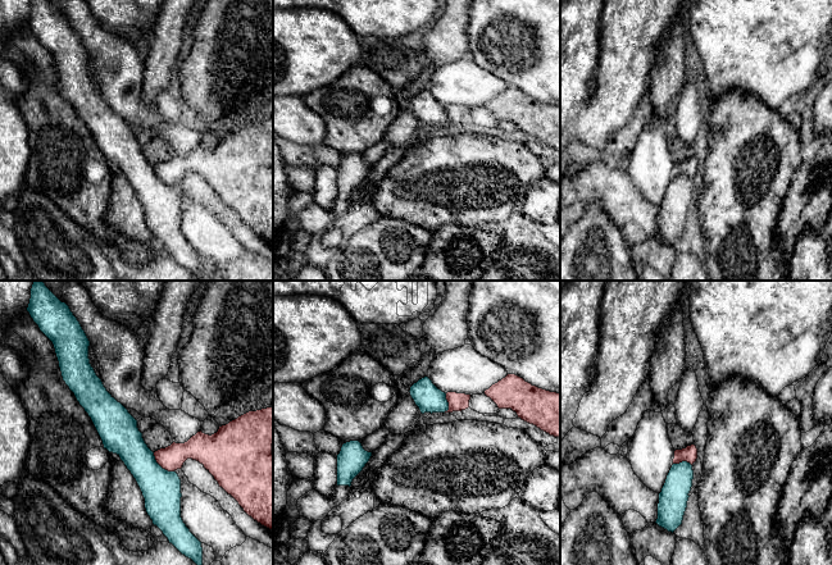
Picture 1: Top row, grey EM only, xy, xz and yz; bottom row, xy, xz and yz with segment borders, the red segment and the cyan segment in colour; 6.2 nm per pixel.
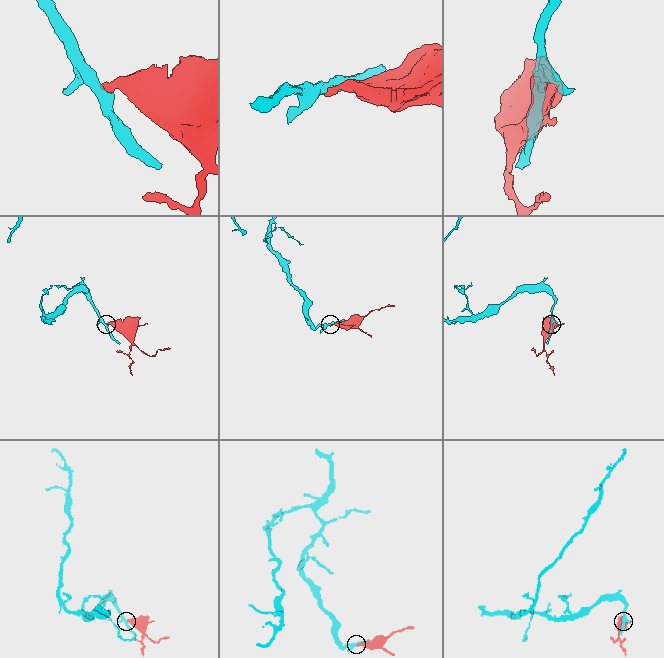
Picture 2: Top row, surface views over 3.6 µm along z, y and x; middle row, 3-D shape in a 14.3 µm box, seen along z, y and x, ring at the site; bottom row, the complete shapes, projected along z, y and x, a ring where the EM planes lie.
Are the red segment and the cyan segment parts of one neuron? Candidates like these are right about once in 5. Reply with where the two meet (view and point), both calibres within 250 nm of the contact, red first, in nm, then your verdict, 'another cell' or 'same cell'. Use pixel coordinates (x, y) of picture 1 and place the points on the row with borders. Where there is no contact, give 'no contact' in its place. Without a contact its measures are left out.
meets red in xy at (160, 465); 160 nm thick on the red side, 240 nm on the other; another cell

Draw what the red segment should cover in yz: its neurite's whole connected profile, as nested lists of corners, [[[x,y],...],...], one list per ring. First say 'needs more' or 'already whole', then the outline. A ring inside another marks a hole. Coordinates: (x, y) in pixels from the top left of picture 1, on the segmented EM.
already whole; [[[691,445],[687,446],[686,448],[674,451],[673,464],[687,461],[692,465],[696,461],[696,459],[697,459],[697,448],[695,445]]]

